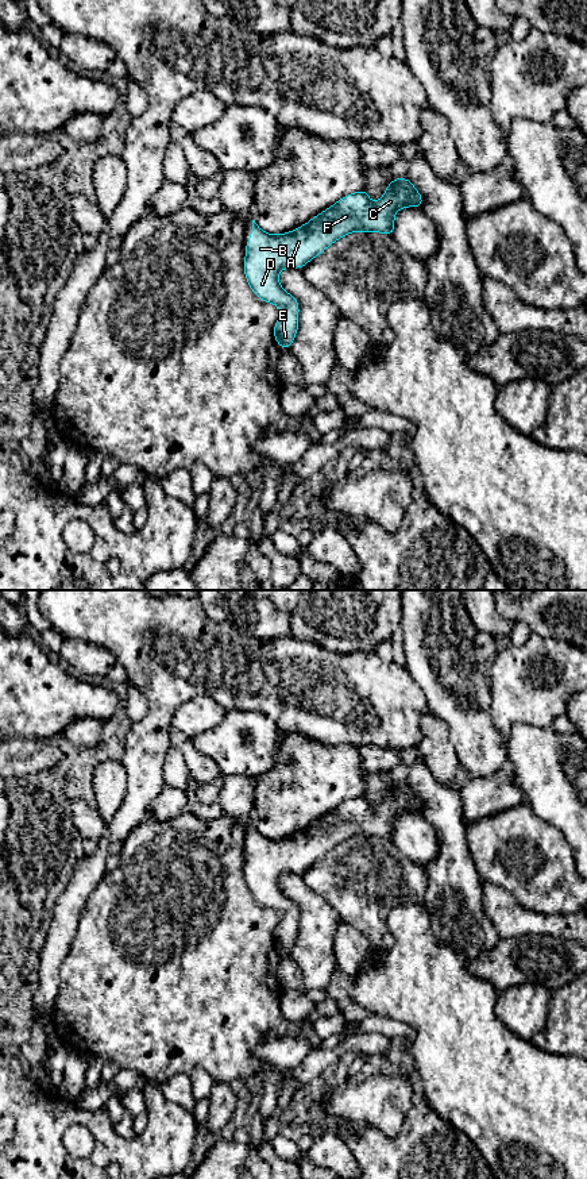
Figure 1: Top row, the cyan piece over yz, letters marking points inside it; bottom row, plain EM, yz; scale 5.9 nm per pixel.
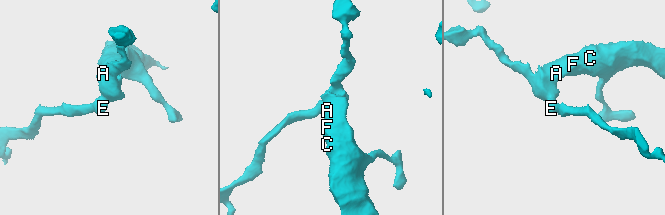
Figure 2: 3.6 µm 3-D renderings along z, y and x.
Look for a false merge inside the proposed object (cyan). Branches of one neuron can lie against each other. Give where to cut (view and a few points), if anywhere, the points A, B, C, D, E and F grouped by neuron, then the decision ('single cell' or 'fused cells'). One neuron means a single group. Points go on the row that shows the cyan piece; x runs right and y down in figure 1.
no cut; A B C D E F; single cell

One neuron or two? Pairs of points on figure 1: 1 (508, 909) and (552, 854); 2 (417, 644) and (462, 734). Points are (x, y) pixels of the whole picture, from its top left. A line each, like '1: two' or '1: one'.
1: two
2: one

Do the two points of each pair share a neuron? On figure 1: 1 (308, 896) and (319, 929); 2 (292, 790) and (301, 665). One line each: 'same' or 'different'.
1: same
2: different

